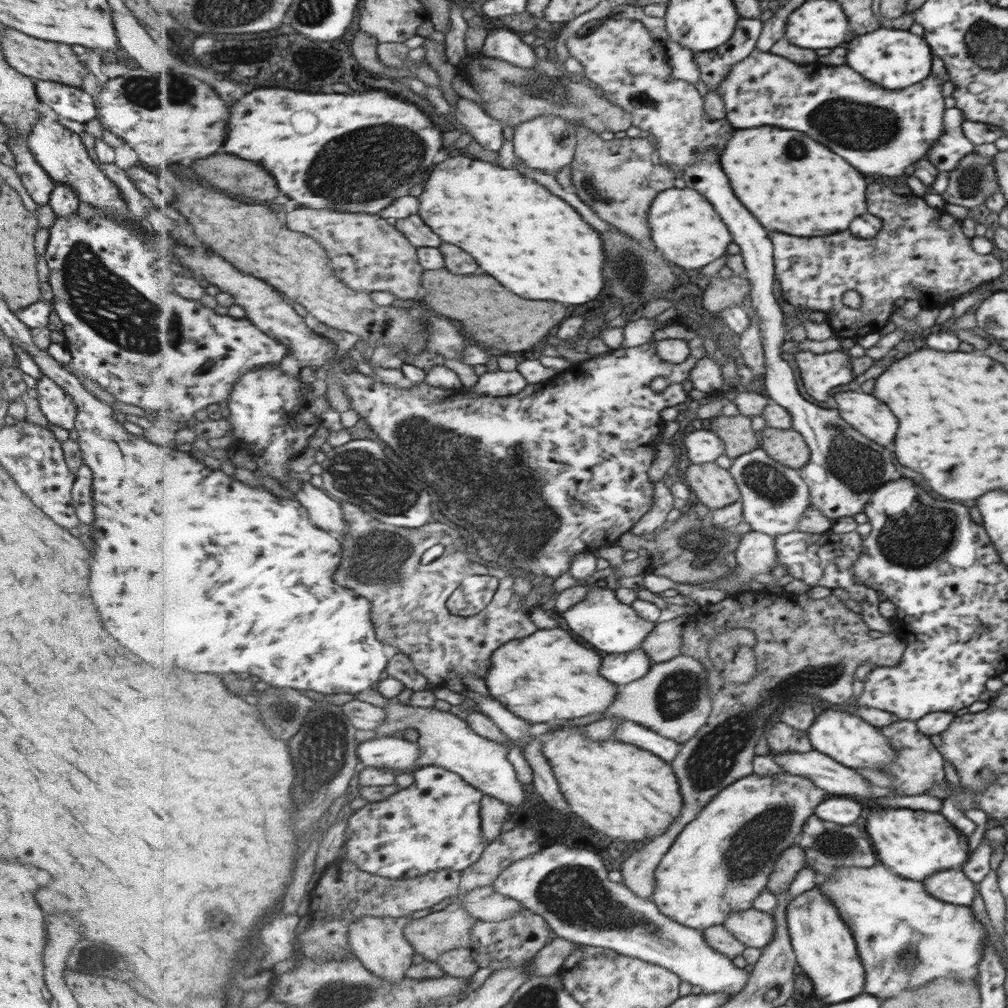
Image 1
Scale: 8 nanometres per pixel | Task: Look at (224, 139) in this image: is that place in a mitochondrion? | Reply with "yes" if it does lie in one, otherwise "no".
no

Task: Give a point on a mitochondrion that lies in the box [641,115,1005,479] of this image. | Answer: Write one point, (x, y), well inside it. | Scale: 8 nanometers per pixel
(971, 181)

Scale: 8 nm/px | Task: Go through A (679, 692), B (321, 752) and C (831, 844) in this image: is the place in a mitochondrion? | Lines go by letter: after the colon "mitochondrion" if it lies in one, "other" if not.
A: mitochondrion
B: mitochondrion
C: mitochondrion

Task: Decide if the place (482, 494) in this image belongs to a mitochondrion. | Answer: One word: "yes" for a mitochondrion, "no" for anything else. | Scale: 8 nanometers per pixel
yes

